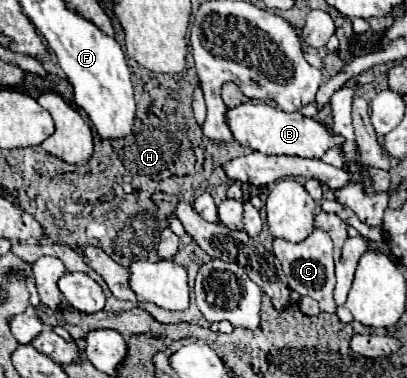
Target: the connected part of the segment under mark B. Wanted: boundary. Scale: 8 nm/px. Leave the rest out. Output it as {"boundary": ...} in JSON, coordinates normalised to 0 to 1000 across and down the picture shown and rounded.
{"boundary":[[[654,272],[585,278],[575,288],[560,288],[555,310],[575,368],[649,410],[727,410],[786,421],[806,394],[830,394],[835,373],[845,373],[845,362],[826,362],[811,336],[767,310],[747,310],[742,299],[698,299],[693,288],[663,283]]]}

